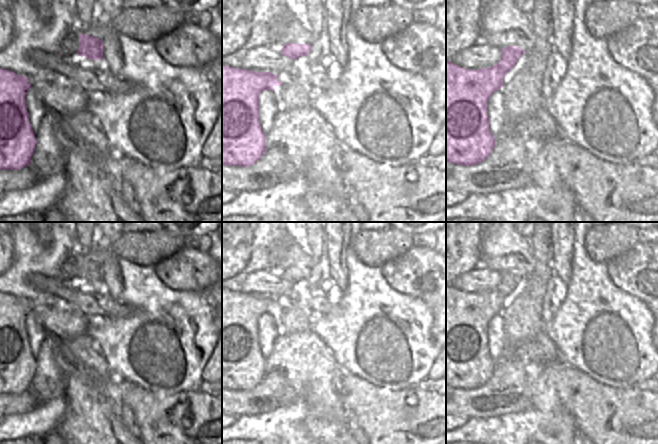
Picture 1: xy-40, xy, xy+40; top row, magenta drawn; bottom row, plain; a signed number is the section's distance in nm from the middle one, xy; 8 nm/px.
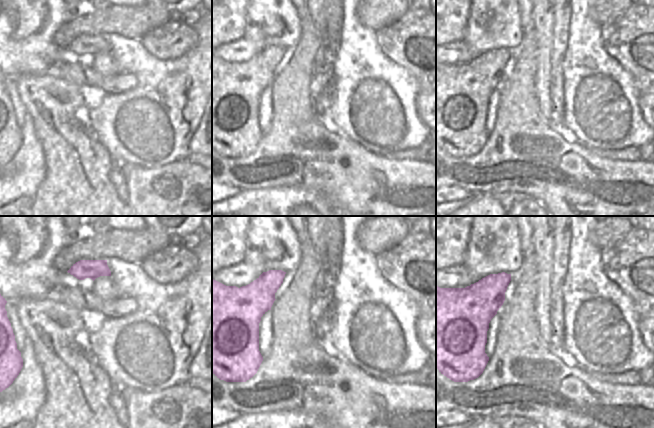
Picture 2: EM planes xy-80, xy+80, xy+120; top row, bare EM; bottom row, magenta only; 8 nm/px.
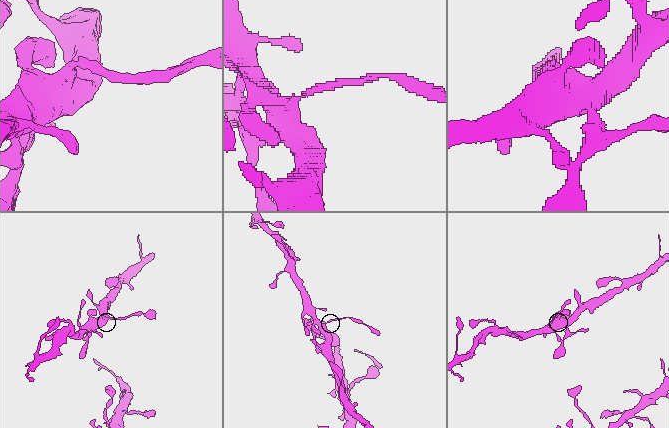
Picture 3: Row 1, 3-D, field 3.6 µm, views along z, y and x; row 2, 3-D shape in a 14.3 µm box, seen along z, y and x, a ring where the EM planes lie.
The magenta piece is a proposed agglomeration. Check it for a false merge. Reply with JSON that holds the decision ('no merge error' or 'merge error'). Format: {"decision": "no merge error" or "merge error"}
{"decision": "merge error"}

